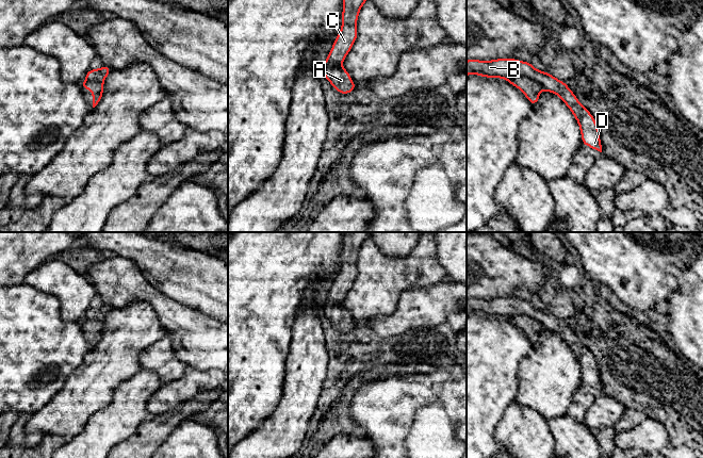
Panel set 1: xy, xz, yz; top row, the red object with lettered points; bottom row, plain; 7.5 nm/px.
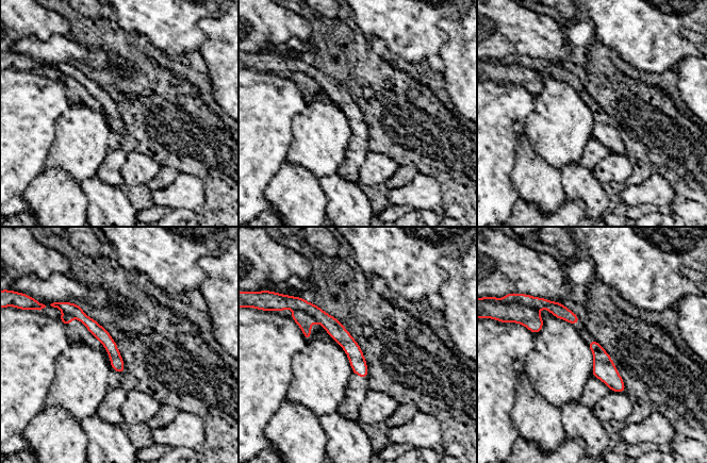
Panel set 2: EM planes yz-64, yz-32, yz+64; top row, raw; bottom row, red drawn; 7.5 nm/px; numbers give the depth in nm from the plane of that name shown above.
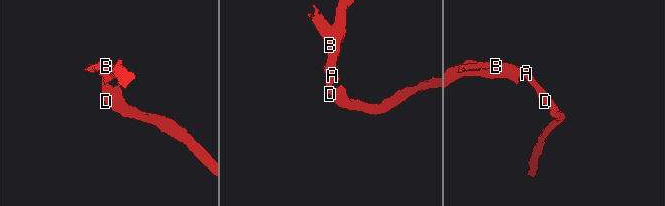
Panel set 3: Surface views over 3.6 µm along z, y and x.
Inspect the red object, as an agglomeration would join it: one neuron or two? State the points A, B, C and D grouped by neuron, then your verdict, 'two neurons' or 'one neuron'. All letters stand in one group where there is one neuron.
A B D / C; two neurons

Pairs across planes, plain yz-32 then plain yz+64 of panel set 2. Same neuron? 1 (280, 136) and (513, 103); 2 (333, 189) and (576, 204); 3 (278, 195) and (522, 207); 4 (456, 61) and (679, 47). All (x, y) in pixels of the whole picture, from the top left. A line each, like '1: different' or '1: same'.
1: same
2: different
3: different
4: different

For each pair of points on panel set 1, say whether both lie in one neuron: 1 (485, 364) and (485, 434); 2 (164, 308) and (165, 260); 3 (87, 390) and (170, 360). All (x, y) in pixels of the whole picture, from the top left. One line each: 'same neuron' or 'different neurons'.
1: same neuron
2: different neurons
3: different neurons

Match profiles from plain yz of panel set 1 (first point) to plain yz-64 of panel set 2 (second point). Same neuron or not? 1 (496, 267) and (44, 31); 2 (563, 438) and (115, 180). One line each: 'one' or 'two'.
1: one
2: two

